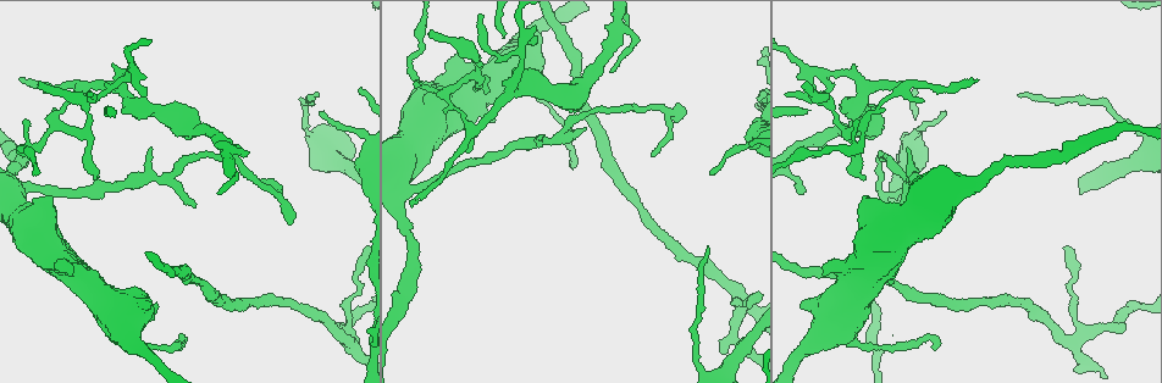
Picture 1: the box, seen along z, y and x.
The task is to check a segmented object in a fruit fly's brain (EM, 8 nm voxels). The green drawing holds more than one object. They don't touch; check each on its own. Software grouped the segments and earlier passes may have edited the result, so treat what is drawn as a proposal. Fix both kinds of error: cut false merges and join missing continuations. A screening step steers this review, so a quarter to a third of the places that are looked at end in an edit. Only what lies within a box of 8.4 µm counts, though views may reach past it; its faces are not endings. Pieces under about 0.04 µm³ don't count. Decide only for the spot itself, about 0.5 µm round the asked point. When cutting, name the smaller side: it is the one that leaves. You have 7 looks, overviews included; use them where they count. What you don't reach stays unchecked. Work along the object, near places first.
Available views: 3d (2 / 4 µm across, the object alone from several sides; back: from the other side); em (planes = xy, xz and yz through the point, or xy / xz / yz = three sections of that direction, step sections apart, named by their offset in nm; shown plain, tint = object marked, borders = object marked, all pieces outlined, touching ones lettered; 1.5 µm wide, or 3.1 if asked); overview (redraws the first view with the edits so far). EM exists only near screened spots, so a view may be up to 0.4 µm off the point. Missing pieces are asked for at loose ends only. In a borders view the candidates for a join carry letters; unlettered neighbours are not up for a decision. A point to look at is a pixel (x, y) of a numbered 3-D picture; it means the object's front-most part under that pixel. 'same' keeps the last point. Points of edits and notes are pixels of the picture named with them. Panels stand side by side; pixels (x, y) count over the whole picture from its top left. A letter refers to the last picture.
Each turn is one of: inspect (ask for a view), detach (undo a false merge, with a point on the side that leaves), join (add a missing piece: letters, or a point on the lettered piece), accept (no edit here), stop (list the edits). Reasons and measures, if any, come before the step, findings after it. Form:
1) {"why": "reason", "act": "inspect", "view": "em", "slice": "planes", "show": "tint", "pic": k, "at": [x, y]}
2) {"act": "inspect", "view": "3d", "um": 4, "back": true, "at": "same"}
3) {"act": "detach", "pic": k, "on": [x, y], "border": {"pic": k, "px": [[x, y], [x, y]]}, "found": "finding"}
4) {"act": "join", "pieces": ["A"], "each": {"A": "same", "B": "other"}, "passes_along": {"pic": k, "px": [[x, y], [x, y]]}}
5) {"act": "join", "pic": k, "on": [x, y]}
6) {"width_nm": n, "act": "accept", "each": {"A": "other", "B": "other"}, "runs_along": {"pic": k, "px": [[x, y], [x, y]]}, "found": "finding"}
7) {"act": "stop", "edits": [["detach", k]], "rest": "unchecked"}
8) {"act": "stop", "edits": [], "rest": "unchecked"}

{"why": "tapers out", "act": "inspect", "view": "3d", "um": 4, "pic": 1, "at": [486, 94]}

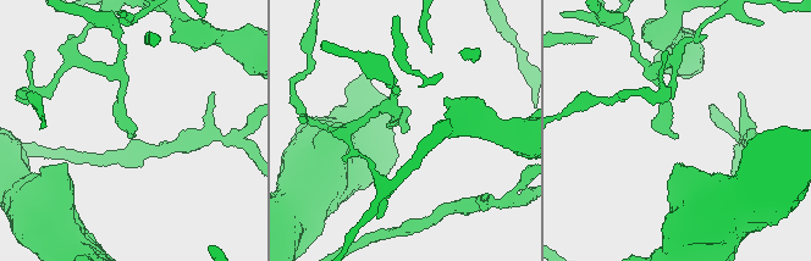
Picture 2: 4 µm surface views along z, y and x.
{"act": "inspect", "view": "em", "slice": "planes", "show": "borders", "pic": 2, "at": [678, 137]}

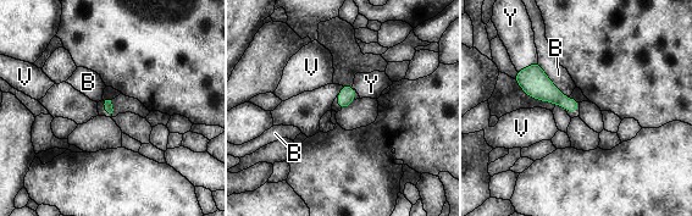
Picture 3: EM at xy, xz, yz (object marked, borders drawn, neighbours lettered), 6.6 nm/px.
{"act": "accept", "each": {"B": "other", "V": "other", "Y": "other"}, "border": {"pic": 3, "px": [[538, 61], [547, 77], [565, 97]]}, "found": "none of them fits"}

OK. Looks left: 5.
{"why": "an open end", "act": "inspect", "view": "em", "slice": "planes", "show": "borders", "pic": 1, "at": [583, 129]}

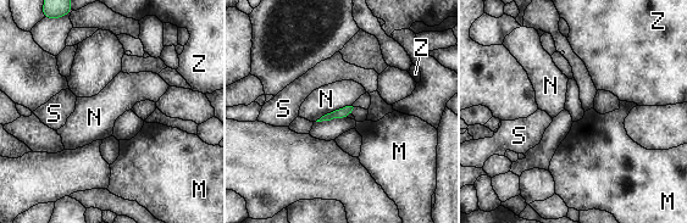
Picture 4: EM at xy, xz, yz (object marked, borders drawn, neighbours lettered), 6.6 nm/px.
{"act": "accept", "each": {"M": "other", "N": "other", "S": "other", "Z": "other"}, "border": {"pic": 4, "px": [[350, 105], [334, 109], [315, 121]]}, "found": "none of them fits"}

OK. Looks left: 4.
{"why": "an open end", "act": "inspect", "view": "3d", "um": 4, "pic": 1, "at": [806, 85]}

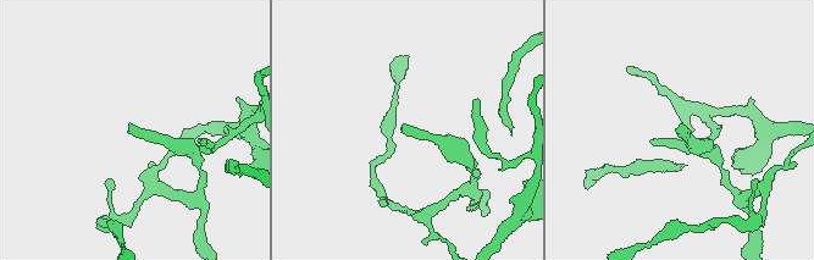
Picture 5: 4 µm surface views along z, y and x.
{"act": "inspect", "view": "em", "slice": "xy", "step": 8, "show": "borders", "pic": 5, "at": [684, 127]}

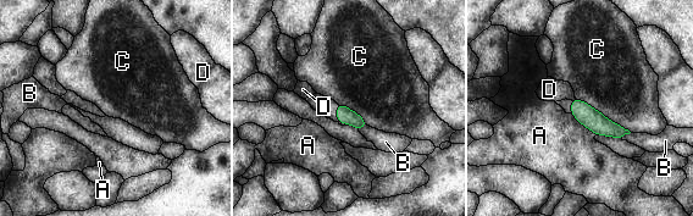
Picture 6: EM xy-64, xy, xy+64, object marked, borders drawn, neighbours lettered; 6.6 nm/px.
{"act": "accept", "each": {"A": "other", "B": "other", "C": "other", "D": "other"}, "border": {"pic": 6, "px": [[570, 114], [597, 134]]}, "found": "none of them fits"}

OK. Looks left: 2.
{"act": "stop", "edits": [], "rest": "unchecked"}

